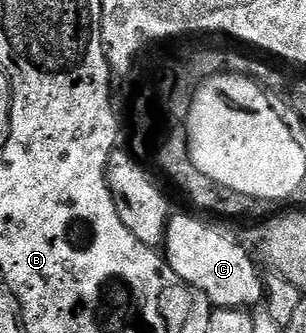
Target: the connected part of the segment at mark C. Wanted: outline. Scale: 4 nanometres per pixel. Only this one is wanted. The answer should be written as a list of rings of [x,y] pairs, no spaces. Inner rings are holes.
[[[175,212],[168,224],[166,224],[166,239],[164,242],[164,256],[167,263],[172,267],[172,271],[176,271],[176,275],[180,275],[180,279],[185,281],[187,285],[192,289],[197,289],[200,293],[206,294],[207,301],[210,302],[211,306],[220,308],[220,309],[244,309],[249,310],[251,307],[255,306],[257,303],[261,302],[264,297],[264,277],[258,272],[260,272],[259,266],[256,264],[253,257],[250,256],[249,253],[246,252],[245,249],[242,248],[241,244],[237,240],[234,241],[230,237],[225,237],[224,234],[221,233],[218,229],[213,229],[210,225],[205,225],[204,222],[201,221],[203,218],[201,216],[198,217],[189,217],[186,213],[178,213]]]

